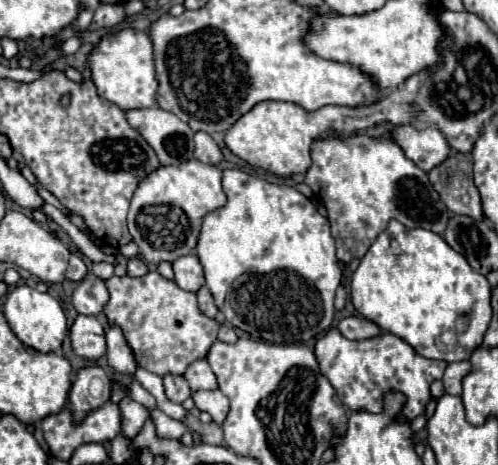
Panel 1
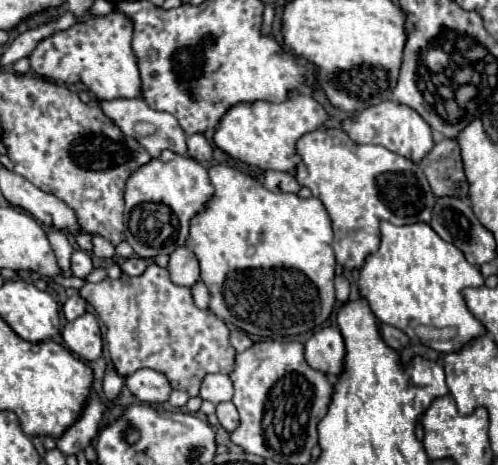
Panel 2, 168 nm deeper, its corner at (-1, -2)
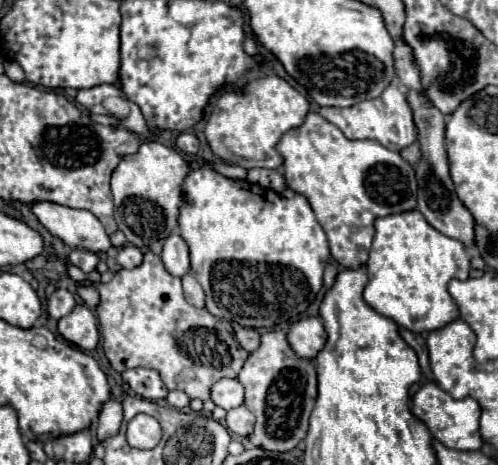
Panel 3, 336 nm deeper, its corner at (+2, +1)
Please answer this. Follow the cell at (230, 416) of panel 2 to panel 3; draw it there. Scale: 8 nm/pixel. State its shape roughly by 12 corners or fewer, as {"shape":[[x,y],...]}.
{"shape":[[247,407],[227,411],[229,431],[245,437],[253,431],[255,417]]}

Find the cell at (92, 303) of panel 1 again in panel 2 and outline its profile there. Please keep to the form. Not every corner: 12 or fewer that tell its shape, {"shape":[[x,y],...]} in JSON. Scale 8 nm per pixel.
{"shape":[[74,294],[64,302],[66,320],[86,312],[86,300]]}

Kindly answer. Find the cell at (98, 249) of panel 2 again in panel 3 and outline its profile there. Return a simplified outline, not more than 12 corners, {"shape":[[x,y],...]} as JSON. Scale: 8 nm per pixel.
{"shape":[[51,201],[29,209],[71,247],[103,253],[109,235],[91,211]]}

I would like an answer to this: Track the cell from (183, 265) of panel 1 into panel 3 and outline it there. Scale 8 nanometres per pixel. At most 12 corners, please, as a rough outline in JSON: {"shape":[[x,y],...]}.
{"shape":[[173,233],[163,245],[165,269],[183,277],[189,269],[189,249]]}

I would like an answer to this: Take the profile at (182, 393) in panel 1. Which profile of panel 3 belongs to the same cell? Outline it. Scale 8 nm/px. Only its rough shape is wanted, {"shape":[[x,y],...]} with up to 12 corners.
{"shape":[[169,391],[167,403],[183,409],[189,405],[189,397],[181,391]]}

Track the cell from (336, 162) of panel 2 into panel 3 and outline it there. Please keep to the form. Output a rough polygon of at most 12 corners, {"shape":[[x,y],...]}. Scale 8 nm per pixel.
{"shape":[[319,113],[277,151],[343,269],[417,207],[411,163]]}

